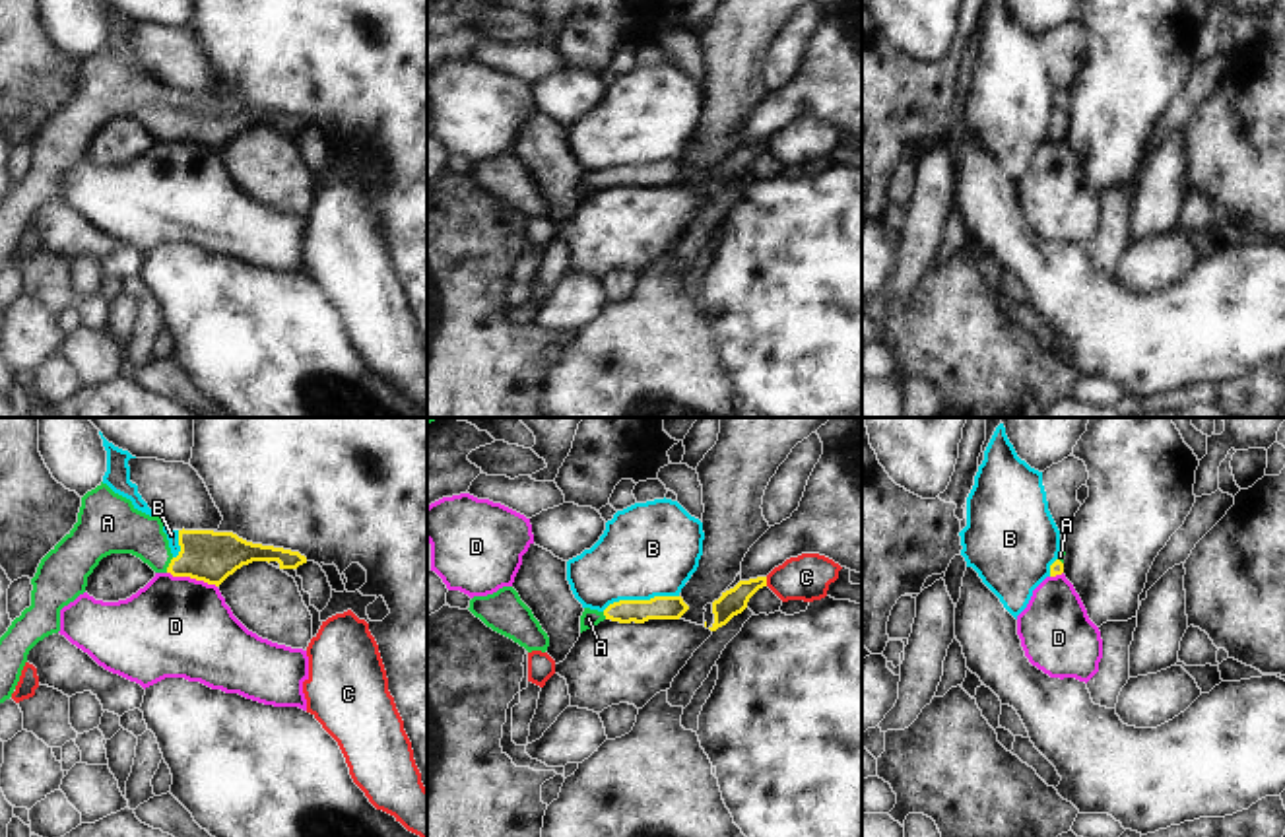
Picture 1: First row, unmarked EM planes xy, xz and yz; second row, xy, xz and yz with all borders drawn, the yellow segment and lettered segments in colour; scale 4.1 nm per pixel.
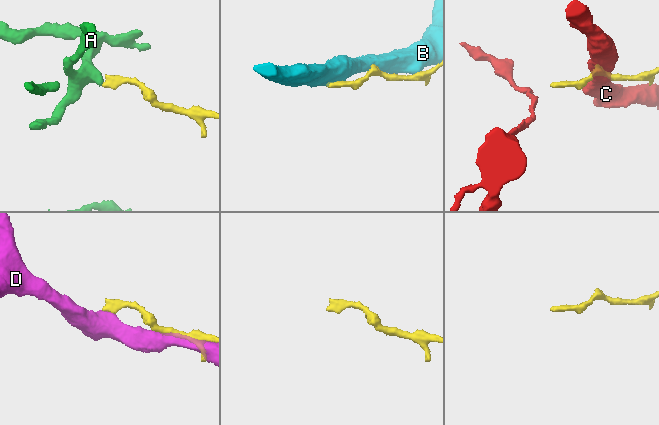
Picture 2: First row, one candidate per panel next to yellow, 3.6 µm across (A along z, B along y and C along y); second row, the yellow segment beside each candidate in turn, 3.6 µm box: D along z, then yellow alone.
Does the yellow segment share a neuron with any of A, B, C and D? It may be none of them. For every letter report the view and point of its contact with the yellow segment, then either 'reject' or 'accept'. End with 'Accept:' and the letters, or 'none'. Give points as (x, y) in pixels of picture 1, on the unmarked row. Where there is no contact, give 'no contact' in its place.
A: xy (169, 131) | accept
B: xz (639, 166) | reject
C: xz (765, 146) | reject
D: xy (193, 142) | reject
Accept: A

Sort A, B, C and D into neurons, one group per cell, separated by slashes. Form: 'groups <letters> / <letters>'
groups A / B / C / D

